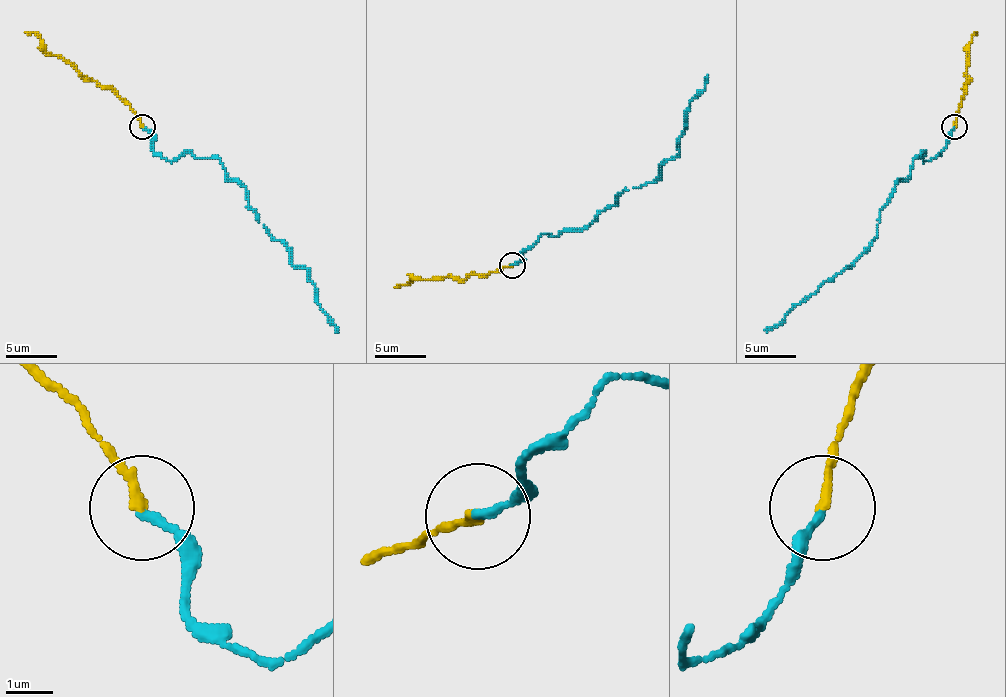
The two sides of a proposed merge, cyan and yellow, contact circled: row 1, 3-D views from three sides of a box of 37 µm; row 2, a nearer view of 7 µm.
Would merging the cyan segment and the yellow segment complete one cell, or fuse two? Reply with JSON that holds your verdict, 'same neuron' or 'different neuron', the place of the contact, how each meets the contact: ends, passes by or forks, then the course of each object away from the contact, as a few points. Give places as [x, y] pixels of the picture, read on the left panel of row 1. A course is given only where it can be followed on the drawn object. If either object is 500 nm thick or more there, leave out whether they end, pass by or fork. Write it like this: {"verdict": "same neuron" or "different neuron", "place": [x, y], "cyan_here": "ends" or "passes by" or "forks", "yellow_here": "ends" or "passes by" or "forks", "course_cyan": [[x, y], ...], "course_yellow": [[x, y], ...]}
{"verdict": "same neuron", "place": [142, 126], "cyan_here": "ends", "yellow_here": "ends", "course_cyan": [[143, 127], [169, 160], [217, 158], [245, 189], [256, 219], [310, 273], [315, 301], [338, 330]], "course_yellow": [[143, 127], [112, 89], [87, 81], [69, 63], [51, 55], [43, 42], [25, 32]]}

